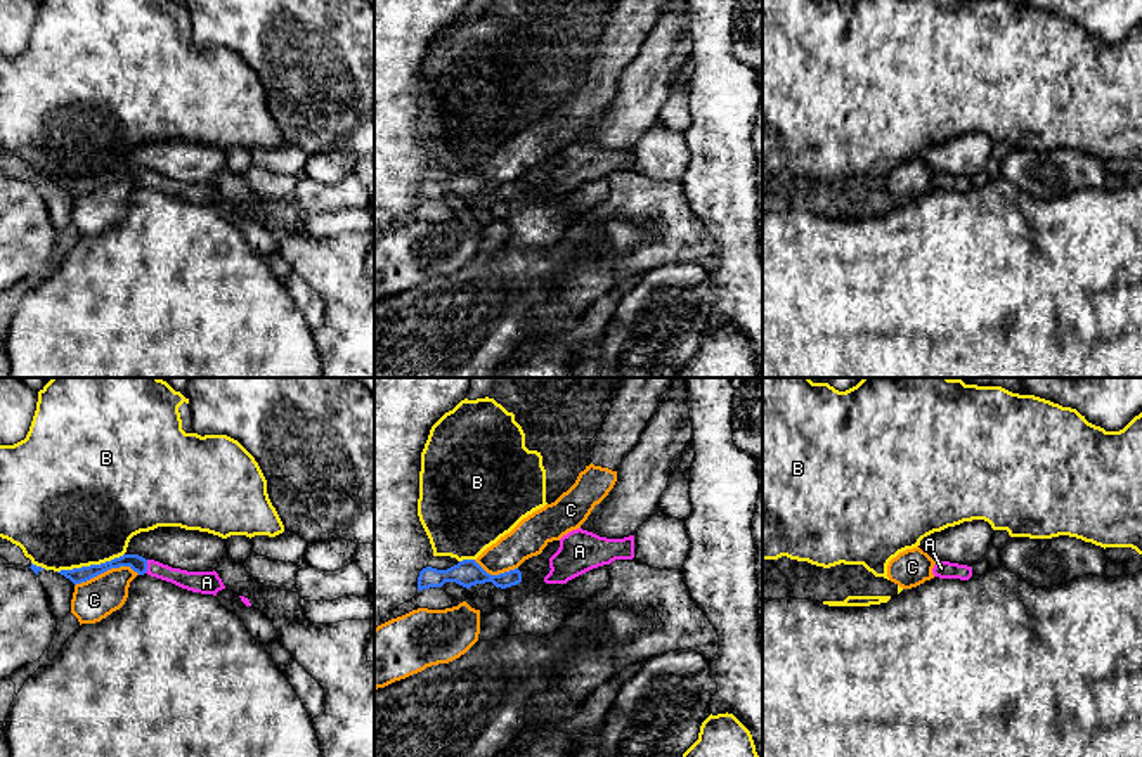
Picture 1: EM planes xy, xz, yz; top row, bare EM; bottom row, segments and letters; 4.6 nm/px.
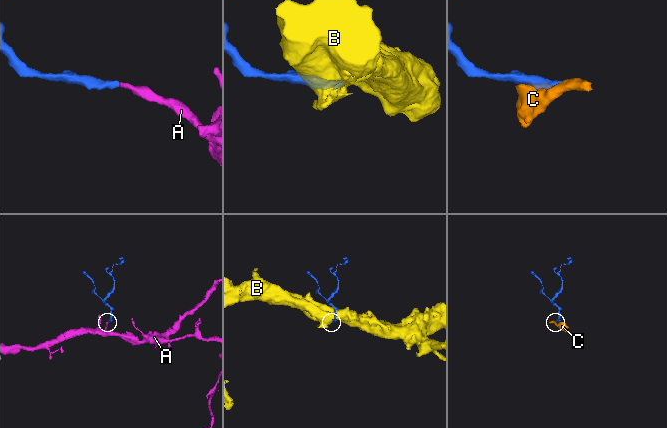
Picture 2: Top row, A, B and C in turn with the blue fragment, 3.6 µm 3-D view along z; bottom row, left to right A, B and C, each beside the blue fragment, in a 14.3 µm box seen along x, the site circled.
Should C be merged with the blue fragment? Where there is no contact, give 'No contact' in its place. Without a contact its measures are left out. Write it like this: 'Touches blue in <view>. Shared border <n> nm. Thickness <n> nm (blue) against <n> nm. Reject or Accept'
Touches blue in xy. Shared border 300 nm. Thickness 80 nm (blue) against 190 nm. Reject

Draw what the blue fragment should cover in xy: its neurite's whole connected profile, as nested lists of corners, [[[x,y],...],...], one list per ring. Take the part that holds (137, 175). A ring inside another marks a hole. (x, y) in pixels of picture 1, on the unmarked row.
[[[123,166],[120,170],[114,170],[101,177],[90,177],[90,178],[81,178],[81,180],[73,180],[73,182],[61,182],[57,185],[64,187],[76,197],[111,180],[120,180],[120,178],[130,178],[139,187],[147,185],[151,189],[172,194],[192,204],[217,208],[218,203],[225,201],[222,191],[218,189],[215,182],[213,184],[187,184],[180,180],[172,180],[154,171],[146,171],[139,166]]]

